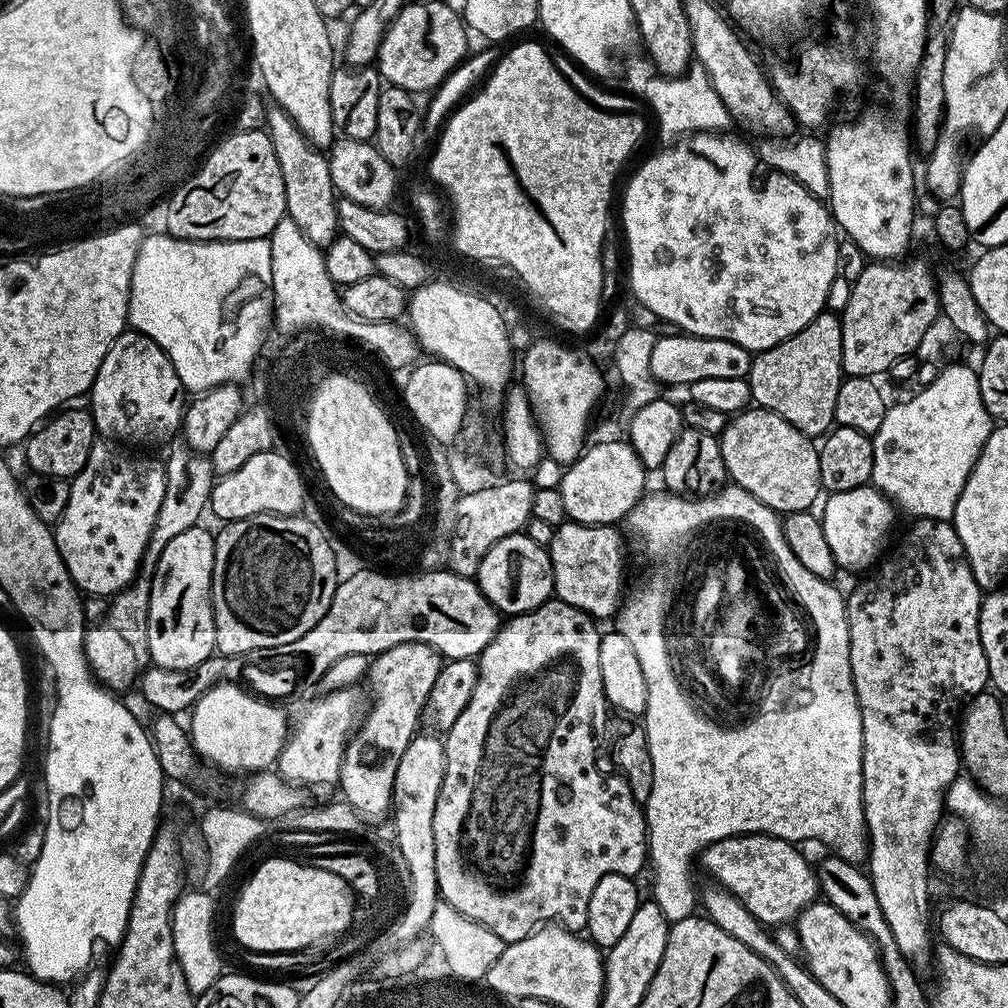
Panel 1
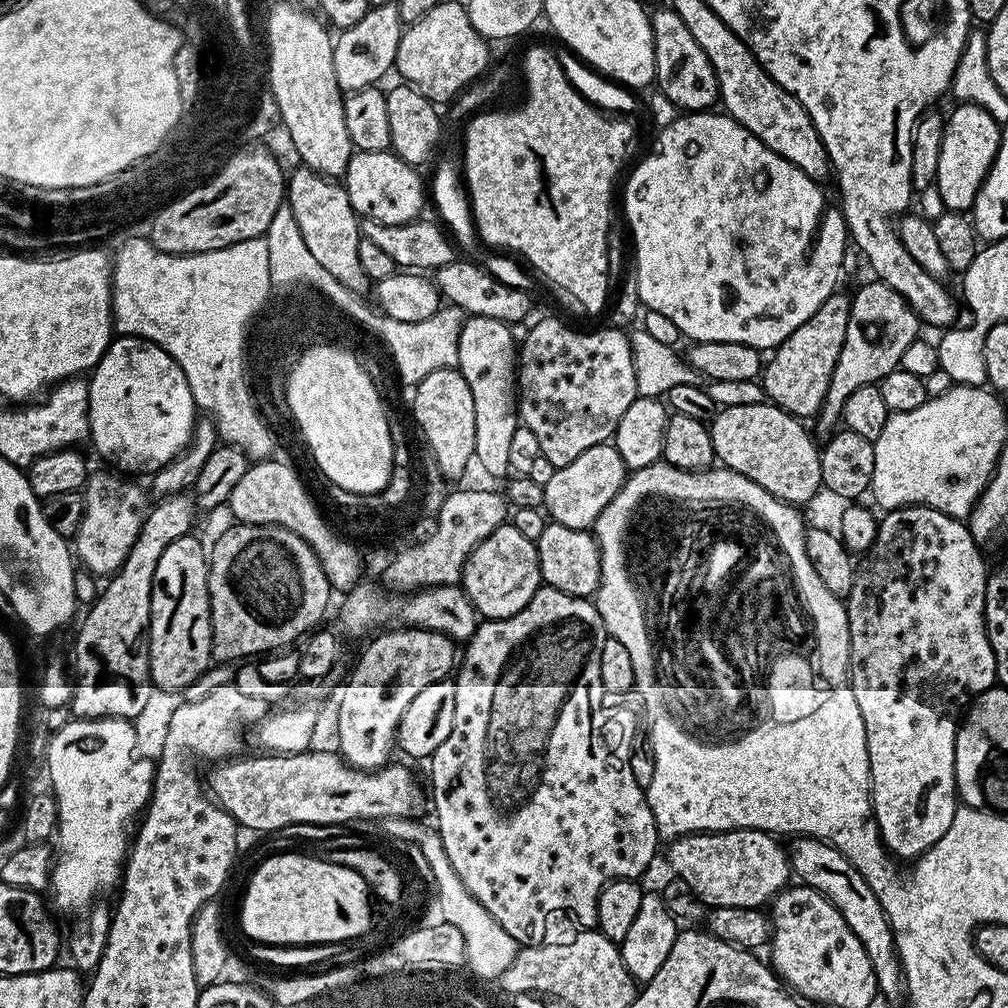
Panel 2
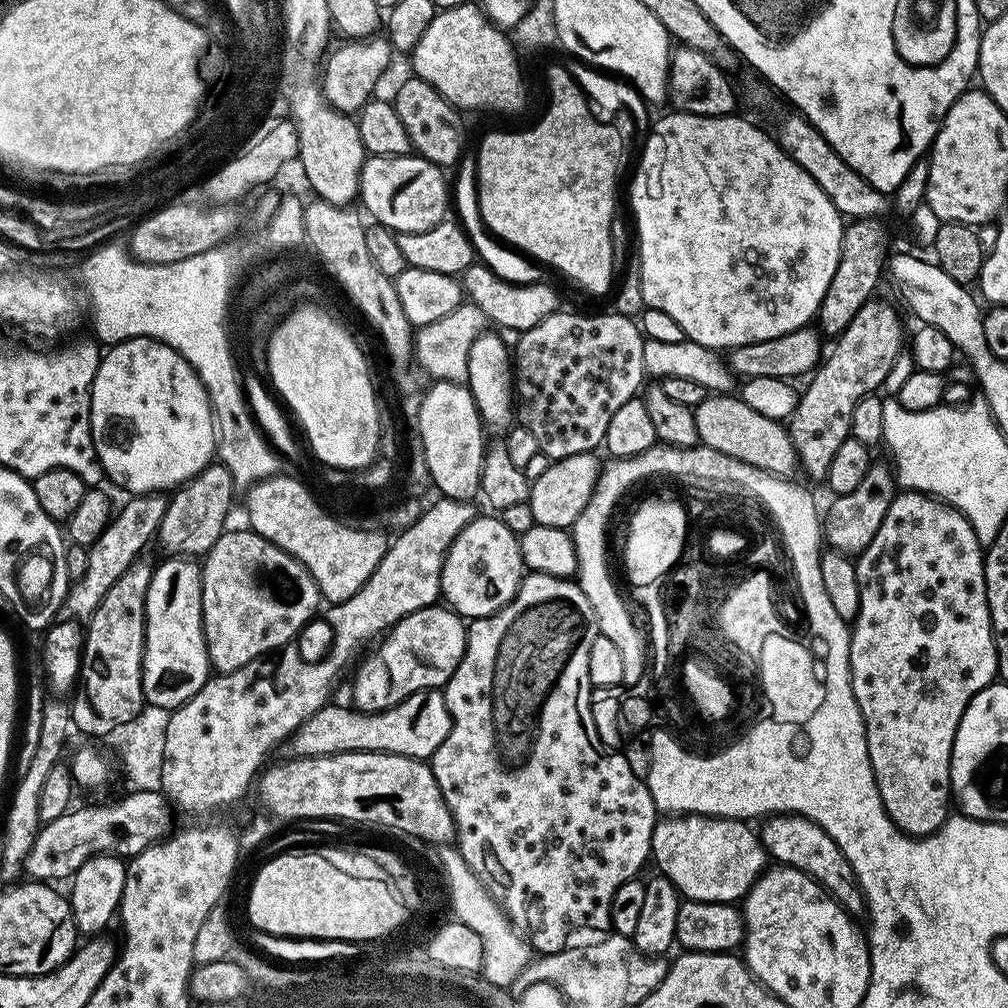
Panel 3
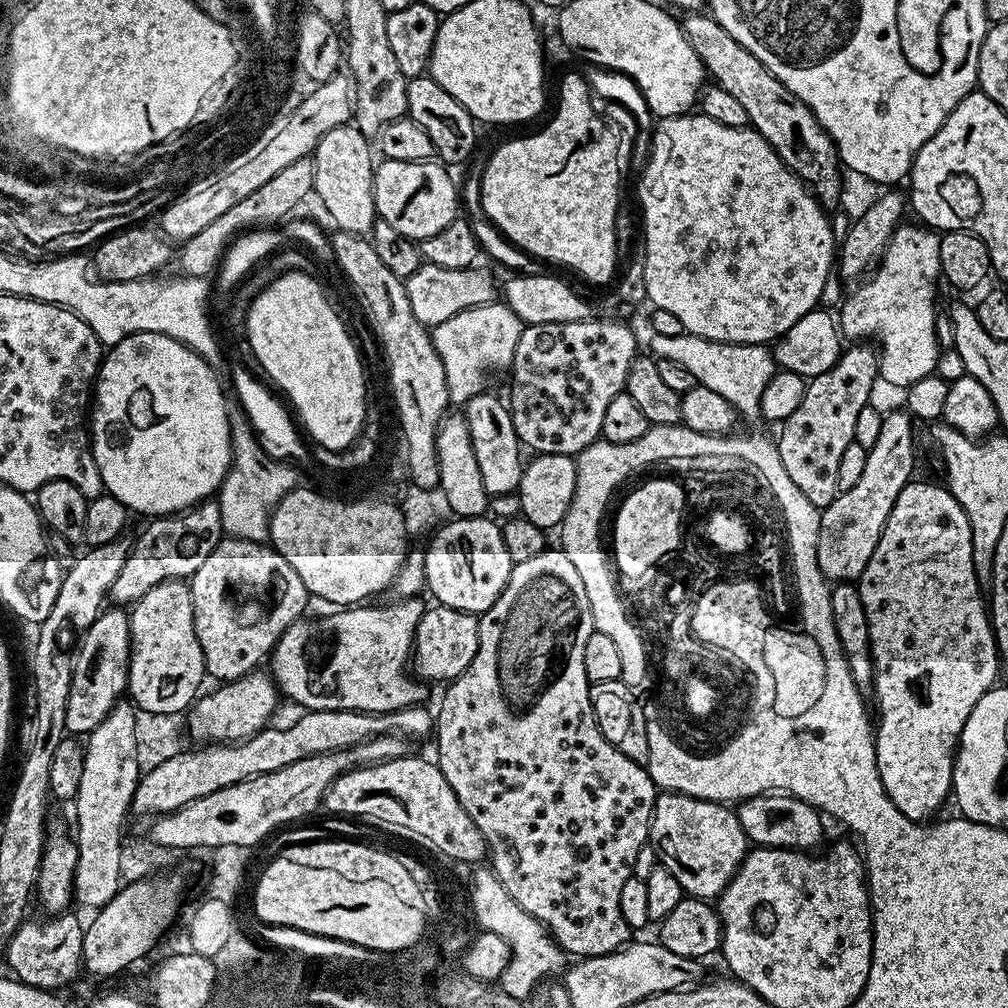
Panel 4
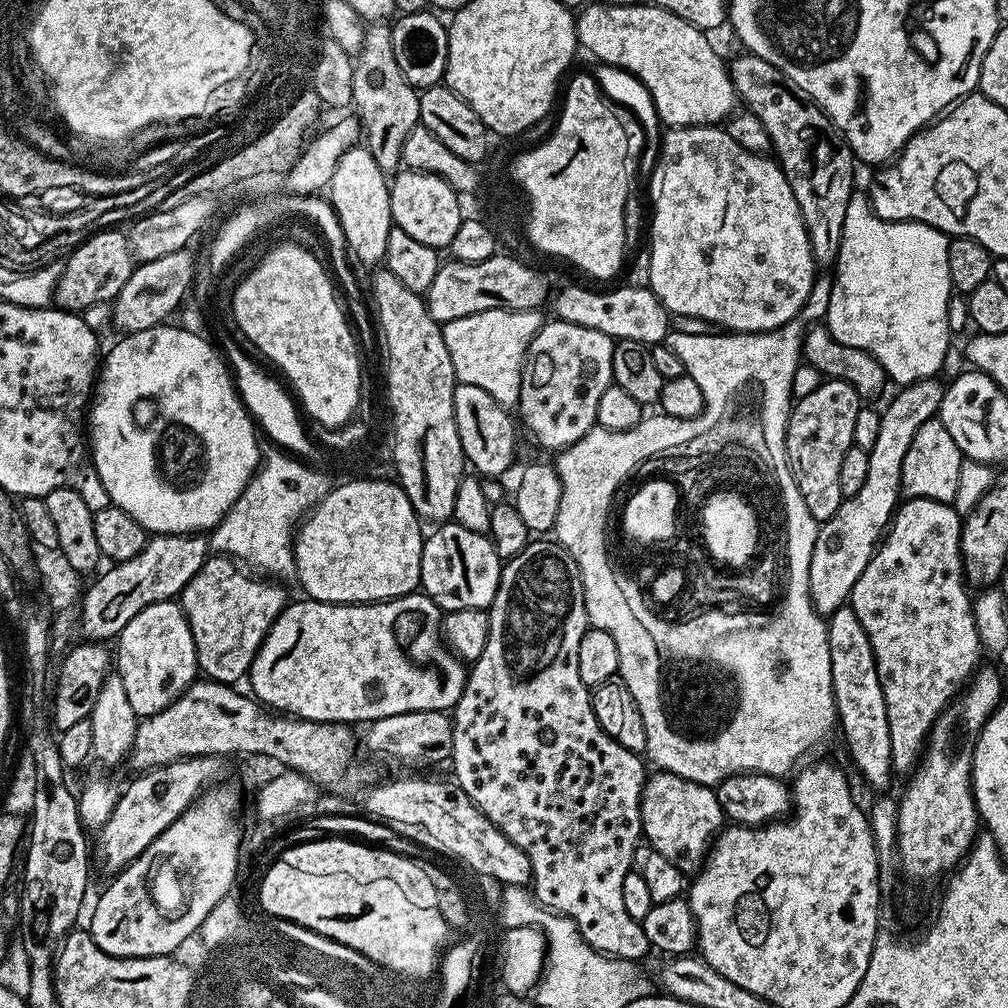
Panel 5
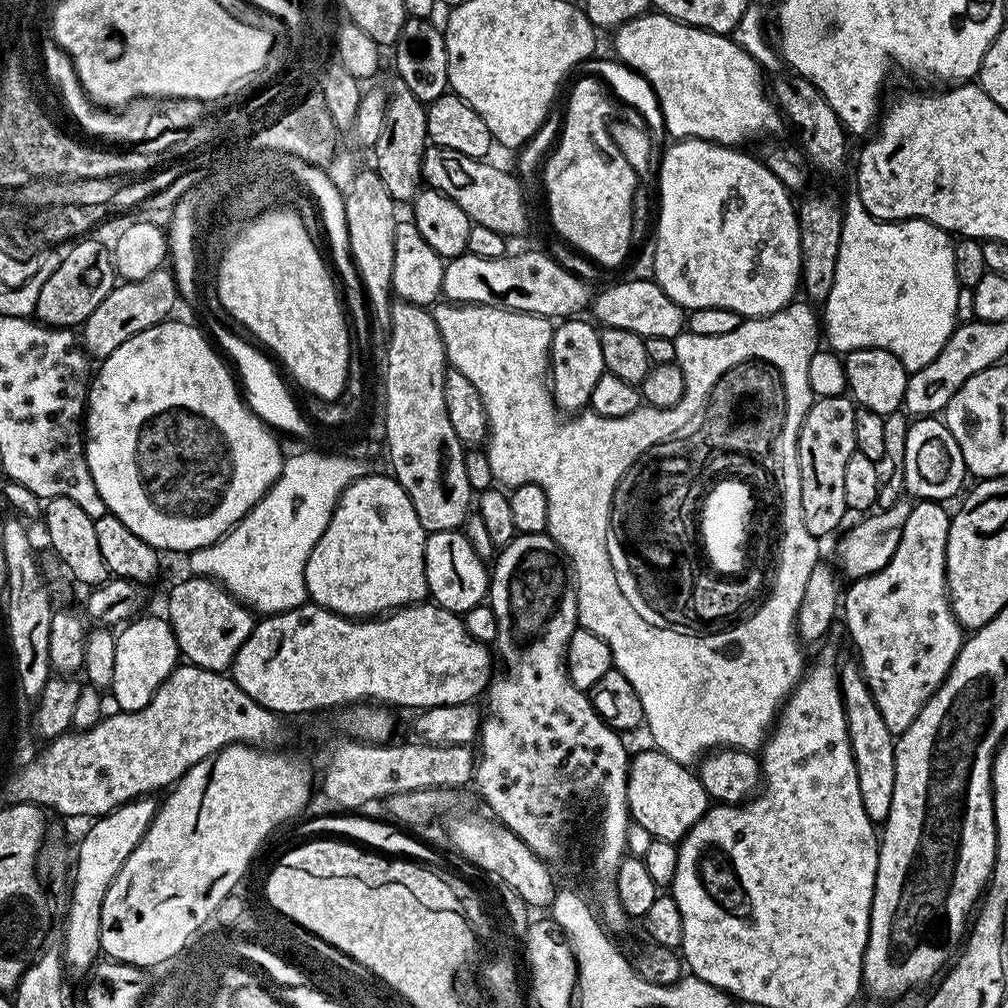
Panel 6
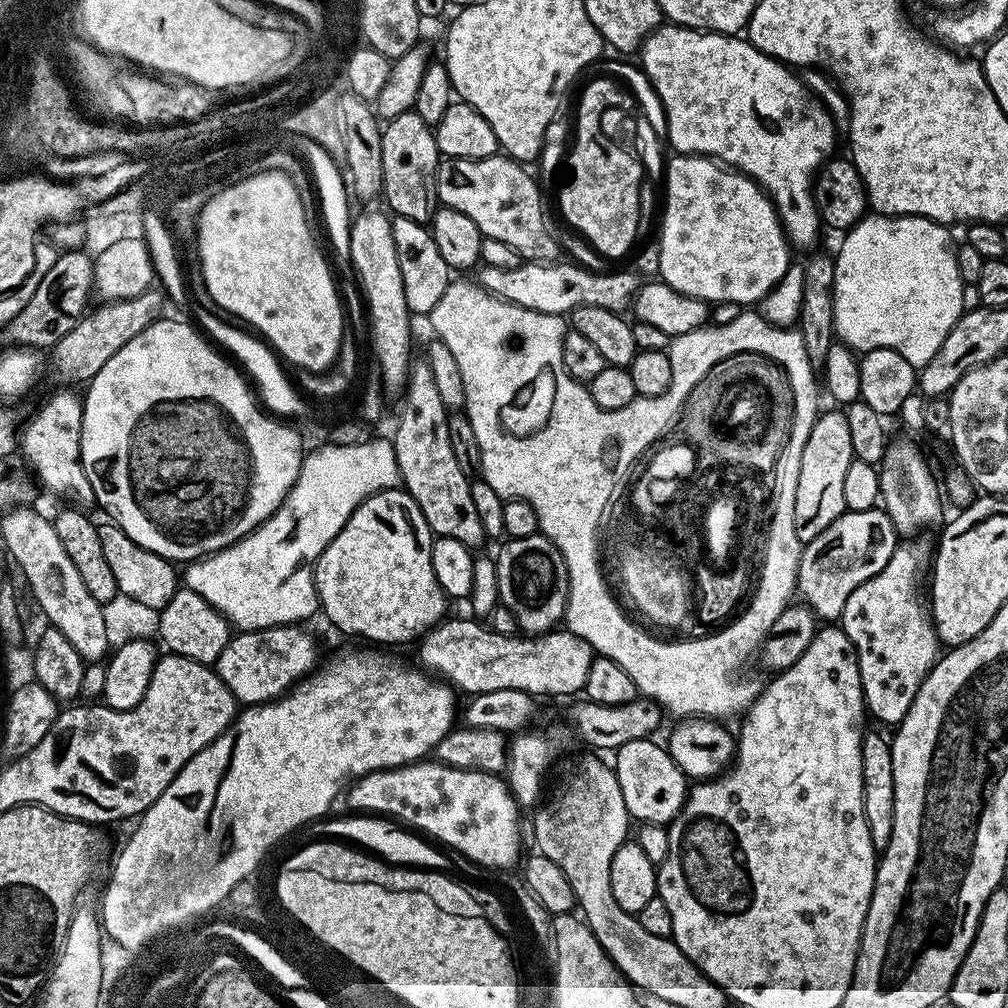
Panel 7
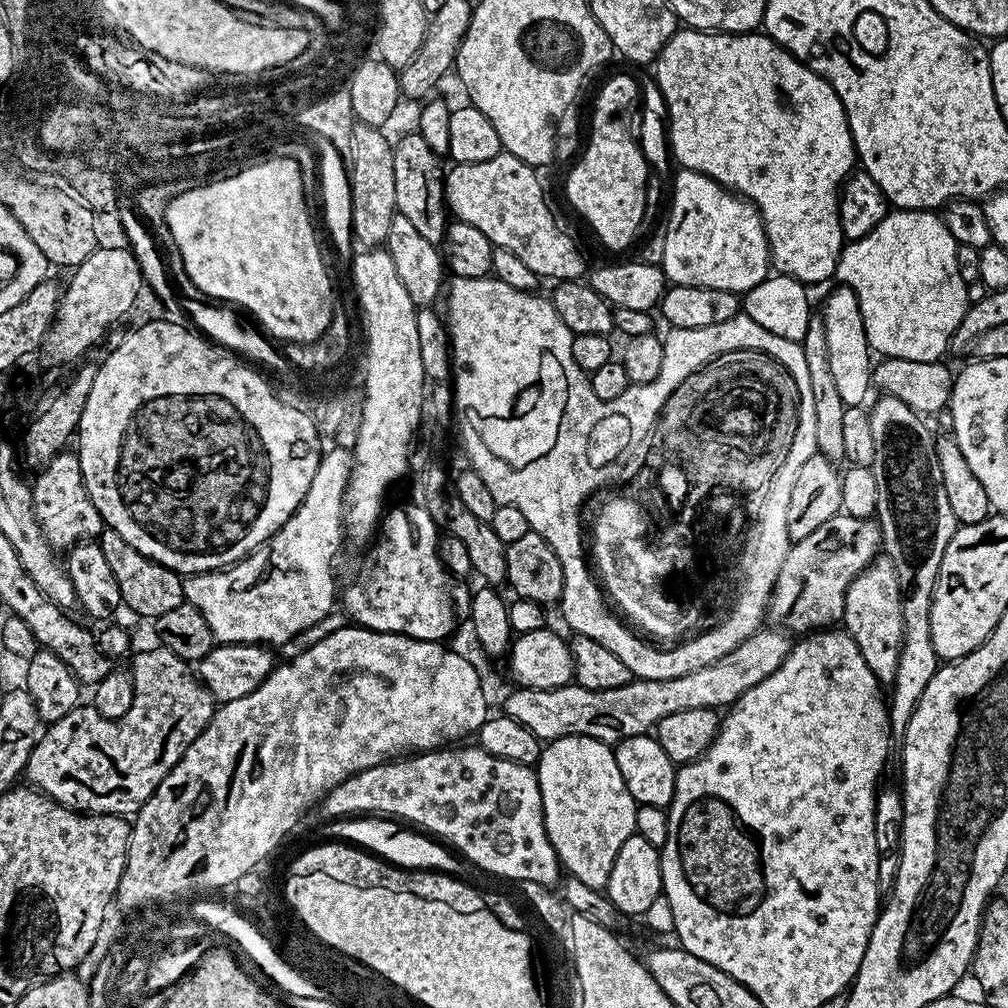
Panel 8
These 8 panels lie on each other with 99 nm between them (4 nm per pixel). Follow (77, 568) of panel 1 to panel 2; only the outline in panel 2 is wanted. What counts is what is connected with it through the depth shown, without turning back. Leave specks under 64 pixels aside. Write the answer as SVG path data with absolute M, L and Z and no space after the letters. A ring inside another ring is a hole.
M93 471L84 484L84 513L74 537L74 552L79 563L96 578L111 577L119 570L126 554L130 554L130 546L134 546L134 538L138 538L146 515L145 489L140 489L132 481L135 479L119 471L108 471L112 472Z

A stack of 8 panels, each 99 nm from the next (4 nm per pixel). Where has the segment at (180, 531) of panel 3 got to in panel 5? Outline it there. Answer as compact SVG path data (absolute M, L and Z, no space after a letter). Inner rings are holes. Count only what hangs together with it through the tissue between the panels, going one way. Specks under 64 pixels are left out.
M153 535L141 552L134 554L134 558L113 563L108 569L105 567L95 577L97 580L83 589L78 604L79 635L88 642L108 642L108 639L111 641L119 637L120 631L130 618L134 618L134 614L146 610L146 606L154 602L179 597L186 582L198 574L209 555L210 540L207 535Z

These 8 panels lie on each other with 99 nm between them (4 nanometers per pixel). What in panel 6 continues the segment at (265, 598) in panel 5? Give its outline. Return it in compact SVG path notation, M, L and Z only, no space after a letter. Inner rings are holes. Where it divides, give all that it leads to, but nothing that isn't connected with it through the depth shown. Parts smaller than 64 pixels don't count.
M192 574L189 577L189 580L178 581L168 592L168 625L174 630L180 655L187 663L211 672L227 673L238 650L242 650L242 642L250 638L254 613L207 576Z

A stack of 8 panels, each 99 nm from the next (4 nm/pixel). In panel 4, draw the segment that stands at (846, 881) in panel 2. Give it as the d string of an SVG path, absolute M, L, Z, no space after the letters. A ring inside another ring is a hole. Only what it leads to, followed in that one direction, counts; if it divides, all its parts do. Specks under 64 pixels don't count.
M763 792L739 801L735 809L738 822L753 845L762 848L812 850L824 836L821 813L787 792ZM821 820L821 821L820 821Z

